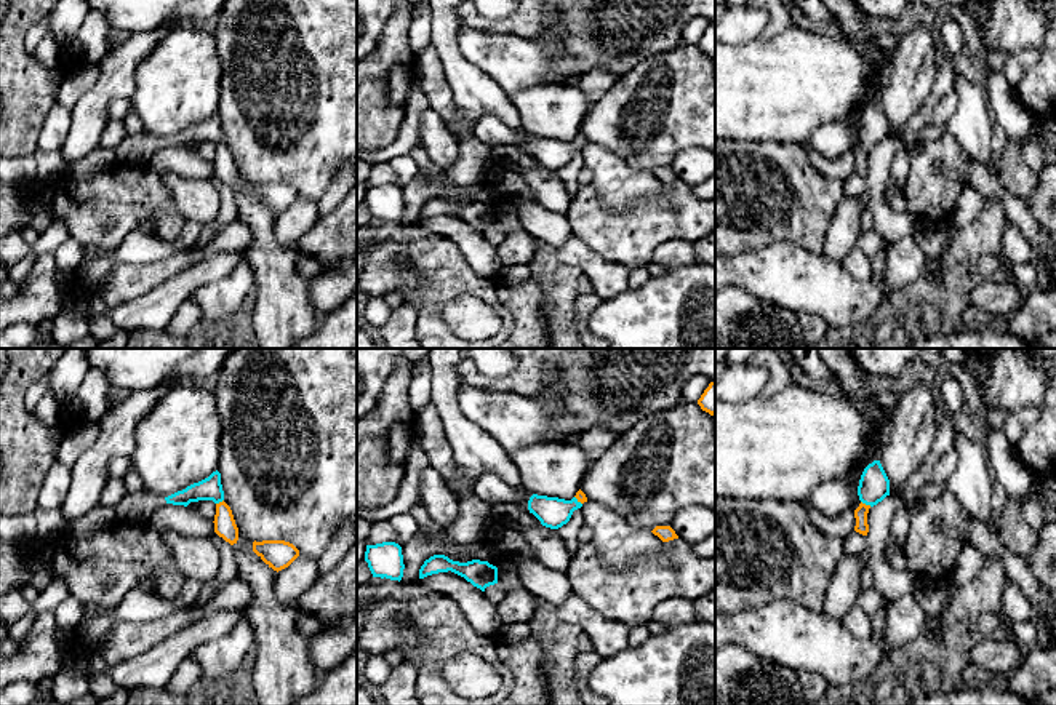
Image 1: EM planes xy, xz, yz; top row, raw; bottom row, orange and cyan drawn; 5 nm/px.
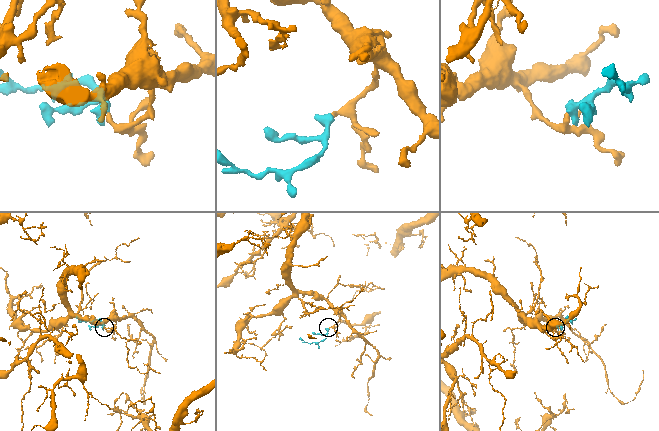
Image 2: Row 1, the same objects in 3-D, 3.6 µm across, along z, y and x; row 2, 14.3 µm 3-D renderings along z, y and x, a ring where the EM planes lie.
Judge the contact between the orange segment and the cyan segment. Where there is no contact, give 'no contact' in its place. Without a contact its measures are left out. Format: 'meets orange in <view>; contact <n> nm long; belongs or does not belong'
meets orange in yz; contact 60 nm long; belongs

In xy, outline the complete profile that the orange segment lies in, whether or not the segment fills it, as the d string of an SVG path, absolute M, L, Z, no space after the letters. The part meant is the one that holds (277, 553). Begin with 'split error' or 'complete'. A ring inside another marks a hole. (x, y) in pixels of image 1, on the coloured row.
complete; M254 540L253 552L277 572L288 568L299 556L299 550L285 540Z

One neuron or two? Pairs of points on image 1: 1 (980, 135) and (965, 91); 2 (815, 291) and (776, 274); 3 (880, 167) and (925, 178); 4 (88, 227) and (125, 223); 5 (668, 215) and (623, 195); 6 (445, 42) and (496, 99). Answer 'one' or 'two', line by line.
1: one
2: one
3: two
4: one
5: two
6: one

